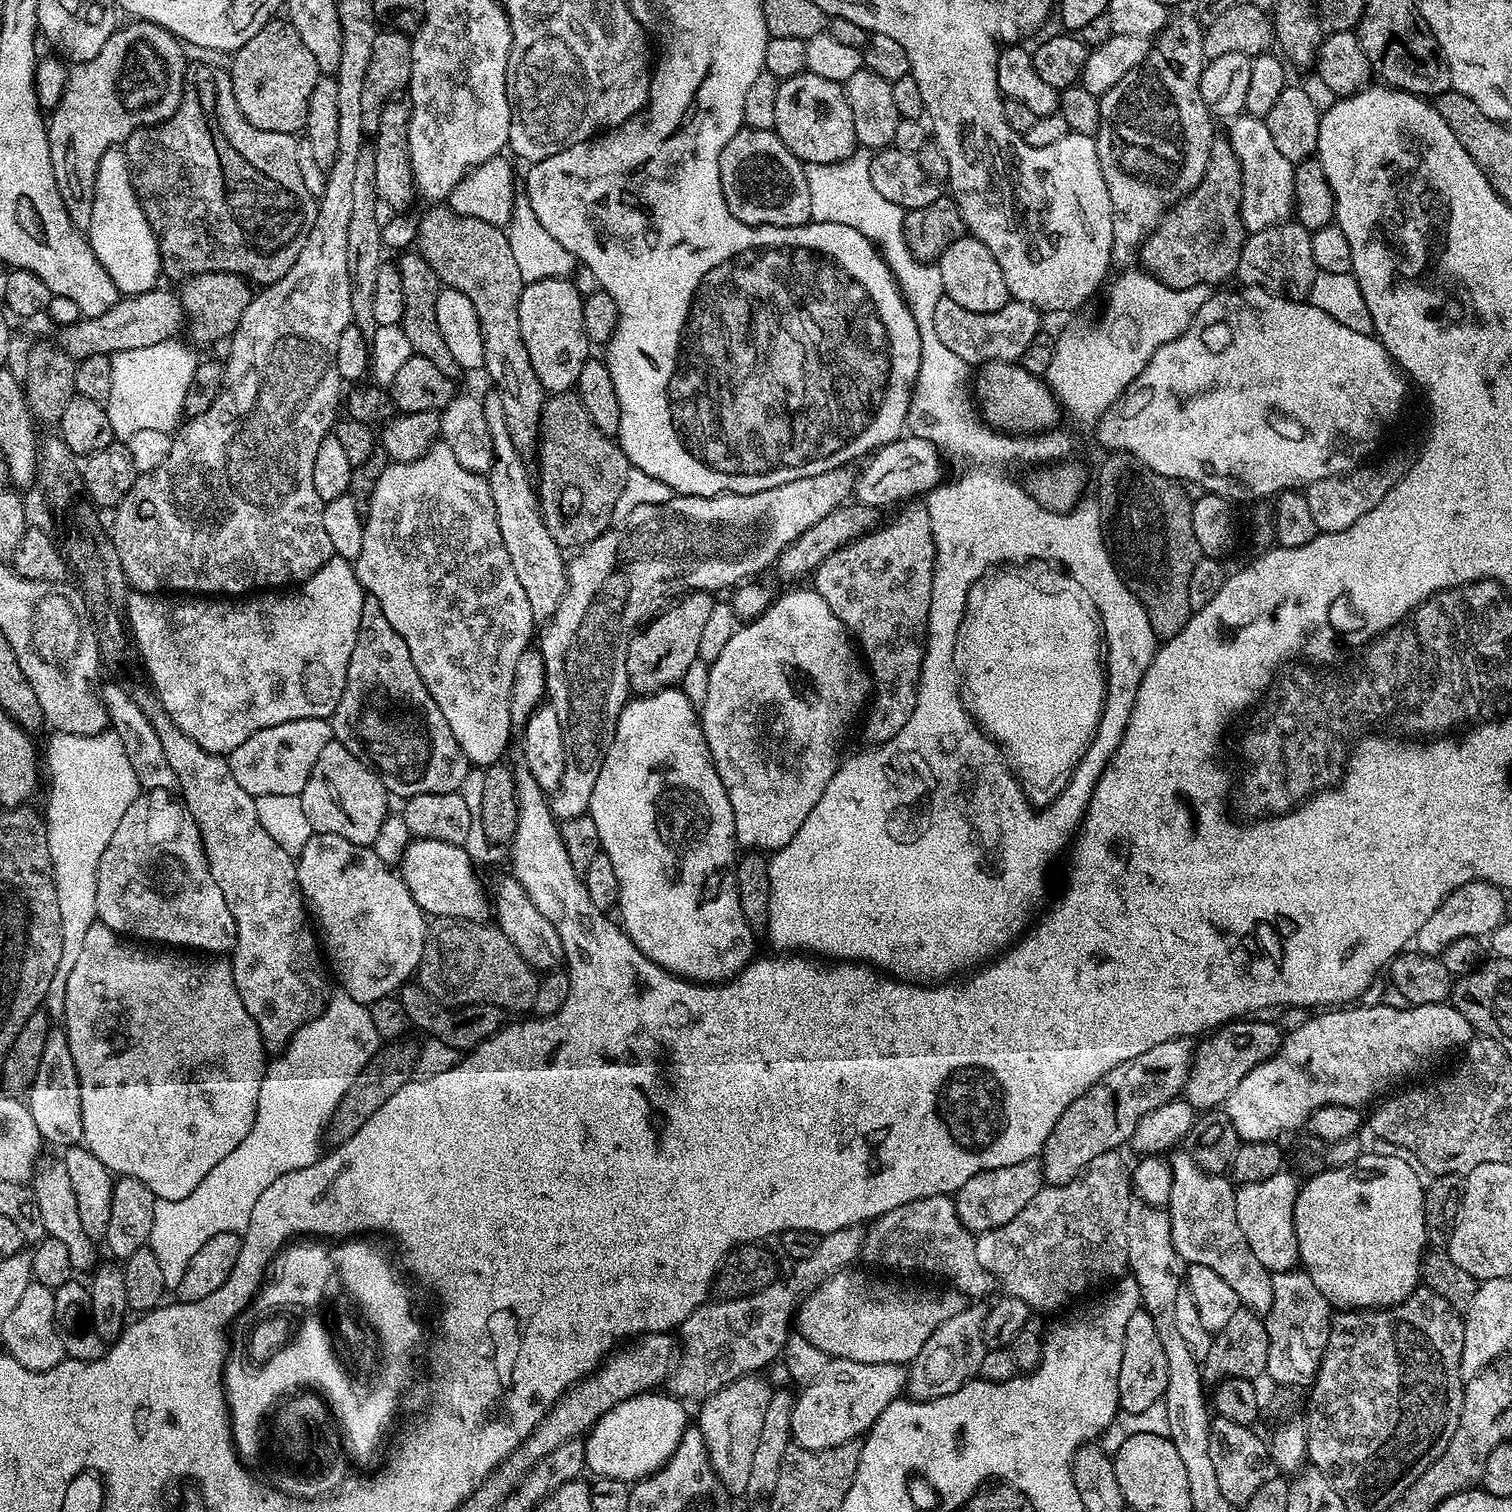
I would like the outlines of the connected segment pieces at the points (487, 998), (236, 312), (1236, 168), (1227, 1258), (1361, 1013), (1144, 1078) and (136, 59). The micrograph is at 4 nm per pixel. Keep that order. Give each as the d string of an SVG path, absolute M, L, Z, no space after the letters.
M437 916L427 925L418 983L423 991L441 1004L493 1004L509 1013L527 1013L538 993L540 980L522 954L518 954L510 938L491 923Z
M229 272L198 274L183 281L181 288L184 289L179 289L178 295L180 304L184 308L186 336L188 332L193 345L216 344L219 340L227 341L235 332L246 306L254 295L249 281L243 276L235 276Z
M1216 142L1212 145L1212 157L1208 159L1208 168L1198 187L1191 194L1174 204L1171 210L1161 218L1160 225L1145 238L1138 257L1143 271L1154 279L1161 280L1171 288L1188 288L1209 284L1220 286L1223 280L1236 276L1238 258L1246 239L1244 224L1240 221L1240 163L1232 152L1231 144Z
M1187 1151L1179 1152L1170 1160L1173 1184L1166 1205L1172 1245L1177 1257L1185 1265L1210 1266L1214 1274L1226 1278L1226 1283L1234 1289L1234 1294L1238 1294L1243 1307L1261 1318L1267 1316L1270 1302L1274 1298L1273 1273L1266 1271L1262 1262L1254 1258L1238 1226L1233 1181L1223 1175L1207 1175L1192 1161Z
M1449 1003L1443 1004L1418 1004L1409 1006L1386 1006L1384 1004L1376 1004L1374 1006L1364 1006L1358 1004L1355 1006L1345 1007L1343 1010L1324 1010L1319 1014L1312 1014L1305 1024L1300 1024L1292 1033L1285 1035L1280 1042L1280 1049L1277 1050L1272 1057L1266 1062L1259 1064L1250 1072L1246 1074L1246 1078L1242 1078L1242 1082L1238 1082L1238 1086L1234 1086L1234 1090L1229 1094L1226 1101L1226 1118L1234 1126L1234 1130L1239 1134L1241 1141L1250 1144L1262 1144L1265 1142L1275 1141L1276 1136L1280 1136L1283 1132L1292 1132L1296 1127L1307 1125L1310 1114L1314 1110L1318 1110L1326 1105L1344 1105L1351 1108L1362 1108L1364 1104L1373 1103L1376 1099L1383 1097L1389 1093L1392 1086L1402 1081L1404 1078L1412 1075L1414 1072L1420 1070L1424 1066L1424 1062L1432 1056L1442 1054L1452 1048L1465 1047L1474 1035L1472 1024L1467 1018L1455 1007Z
M1189 1037L1162 1042L1162 1046L1146 1050L1146 1054L1138 1054L1138 1058L1122 1062L1122 1066L1114 1066L1114 1070L1090 1086L1086 1094L1070 1102L1070 1106L1066 1106L1066 1114L1062 1114L1054 1130L1050 1130L1050 1138L1046 1138L1044 1150L1038 1157L1045 1181L1052 1186L1069 1184L1092 1165L1094 1158L1116 1152L1120 1147L1123 1149L1138 1122L1142 1122L1150 1110L1166 1106L1166 1102L1177 1099L1183 1093L1193 1059L1194 1044Z
M136 20L128 22L125 26L117 27L110 38L106 38L106 46L102 46L102 50L98 50L98 55L95 58L90 58L90 62L82 62L75 65L68 73L68 81L64 87L62 98L56 104L56 107L51 109L50 119L47 121L48 126L48 145L50 146L50 162L54 166L54 178L58 182L58 194L62 194L62 202L66 206L66 214L70 214L70 222L74 222L74 226L78 231L87 233L90 226L90 214L92 213L92 203L94 202L94 178L98 174L98 162L102 162L102 154L106 154L106 150L123 145L124 141L134 129L138 118L138 110L150 110L158 104L158 98L182 98L184 93L184 75L188 73L190 67L189 61L184 61L185 45L181 43L177 37L165 30L162 26L151 24L148 20Z

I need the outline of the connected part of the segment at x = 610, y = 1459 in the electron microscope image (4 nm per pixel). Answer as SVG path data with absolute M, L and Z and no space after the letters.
M651 1391L618 1402L592 1425L583 1446L584 1462L593 1477L635 1482L657 1472L675 1454L684 1429L690 1424L684 1409L687 1407L671 1394L656 1395L660 1394Z

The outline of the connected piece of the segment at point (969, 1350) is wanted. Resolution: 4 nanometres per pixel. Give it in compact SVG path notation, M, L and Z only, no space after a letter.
M966 1306L954 1318L948 1318L926 1338L926 1346L918 1350L918 1354L912 1359L907 1369L908 1382L906 1392L914 1400L933 1400L942 1398L946 1394L954 1394L969 1380L975 1380L980 1375L982 1358L986 1351L984 1342L984 1319L988 1308L972 1308Z

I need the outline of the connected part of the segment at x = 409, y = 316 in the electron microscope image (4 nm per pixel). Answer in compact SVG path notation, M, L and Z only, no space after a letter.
M416 250L402 253L400 260L398 259L398 267L402 274L402 302L404 303L404 313L399 325L403 328L413 353L422 358L430 358L430 362L434 362L434 366L438 366L442 374L453 378L459 377L462 369L458 366L458 362L454 362L446 342L442 342L442 330L438 330L438 294L442 287L440 280L426 262L426 258Z

